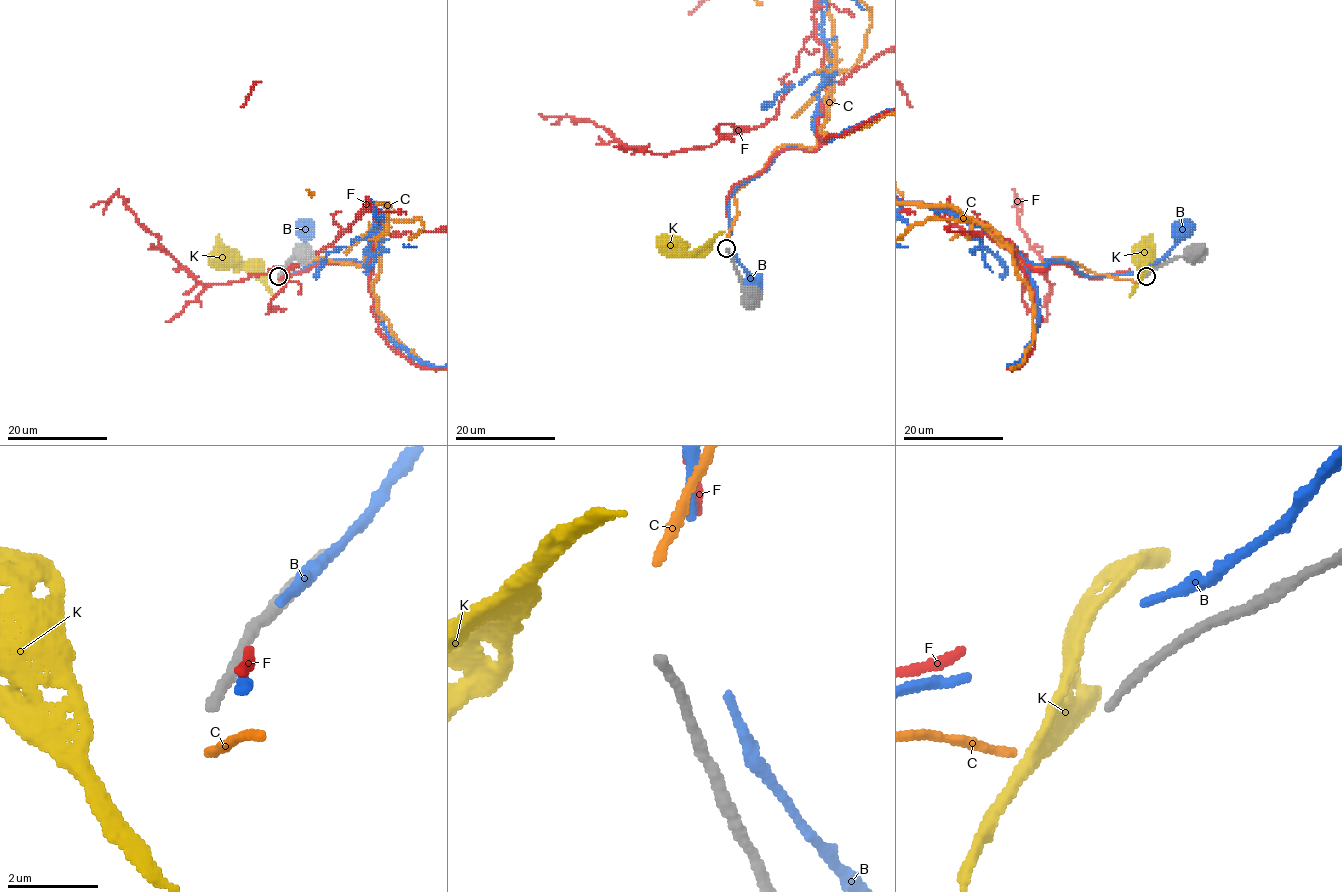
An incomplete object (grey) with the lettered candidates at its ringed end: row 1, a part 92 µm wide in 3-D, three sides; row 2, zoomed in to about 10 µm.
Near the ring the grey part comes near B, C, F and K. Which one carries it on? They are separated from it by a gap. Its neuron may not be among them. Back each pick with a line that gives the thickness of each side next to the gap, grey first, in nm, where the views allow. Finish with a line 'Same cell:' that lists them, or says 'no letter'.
C: Thickness 200 nm (grey) against 190 nm
Same cell: C

